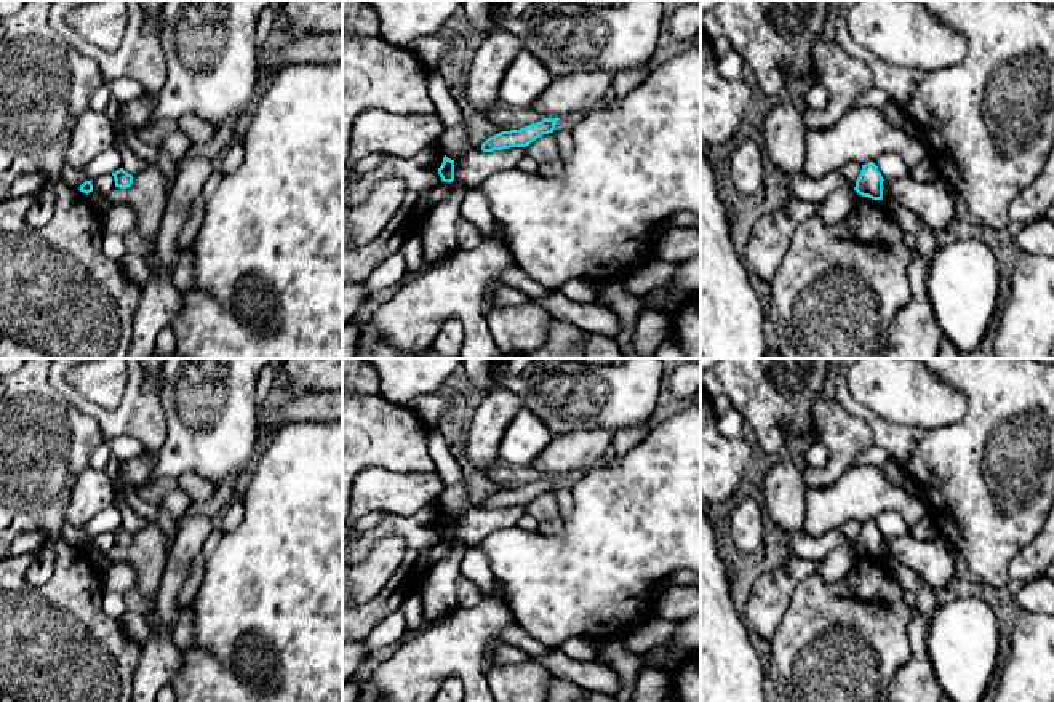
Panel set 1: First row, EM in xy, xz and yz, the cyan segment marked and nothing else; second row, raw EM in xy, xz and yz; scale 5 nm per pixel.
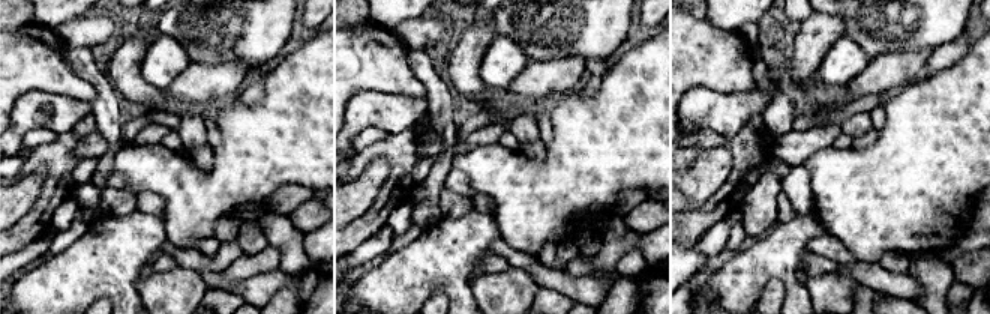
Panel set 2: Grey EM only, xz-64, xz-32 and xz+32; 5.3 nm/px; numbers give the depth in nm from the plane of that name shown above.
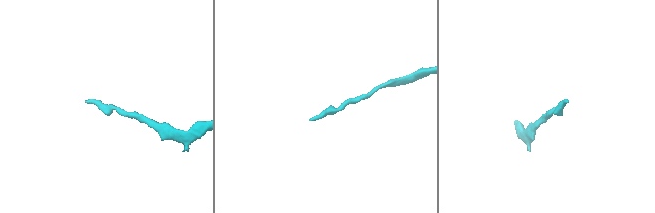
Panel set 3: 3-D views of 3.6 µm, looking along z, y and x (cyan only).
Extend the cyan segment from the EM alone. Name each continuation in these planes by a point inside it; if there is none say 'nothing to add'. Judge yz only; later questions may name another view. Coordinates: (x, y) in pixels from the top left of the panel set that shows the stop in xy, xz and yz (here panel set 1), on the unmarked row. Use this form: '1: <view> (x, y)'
nothing to add

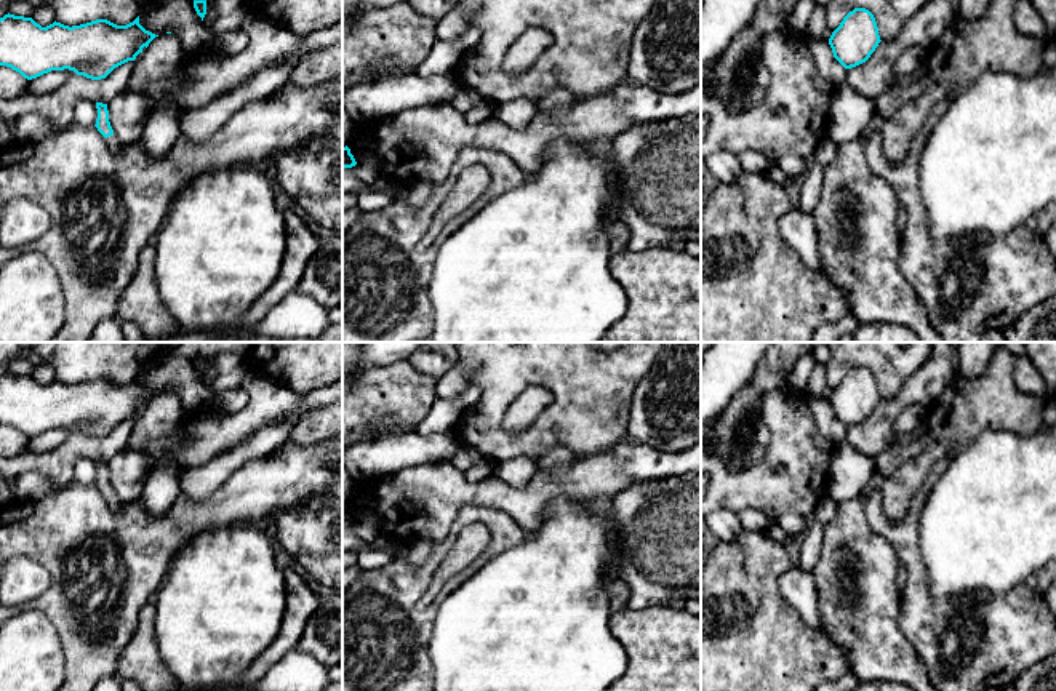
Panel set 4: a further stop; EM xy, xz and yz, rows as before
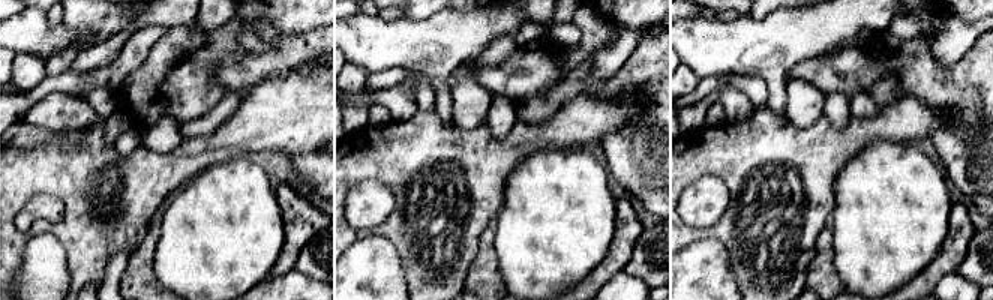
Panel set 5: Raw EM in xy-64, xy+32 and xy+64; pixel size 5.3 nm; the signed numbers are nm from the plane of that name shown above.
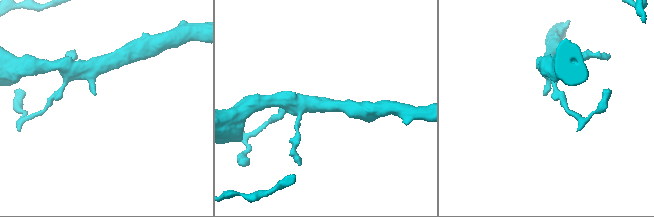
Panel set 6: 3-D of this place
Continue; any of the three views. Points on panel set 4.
1: xy (112, 499)

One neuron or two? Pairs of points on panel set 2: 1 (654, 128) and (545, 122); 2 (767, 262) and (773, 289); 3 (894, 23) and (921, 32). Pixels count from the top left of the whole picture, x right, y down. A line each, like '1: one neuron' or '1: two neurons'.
1: two neurons
2: two neurons
3: one neuron

